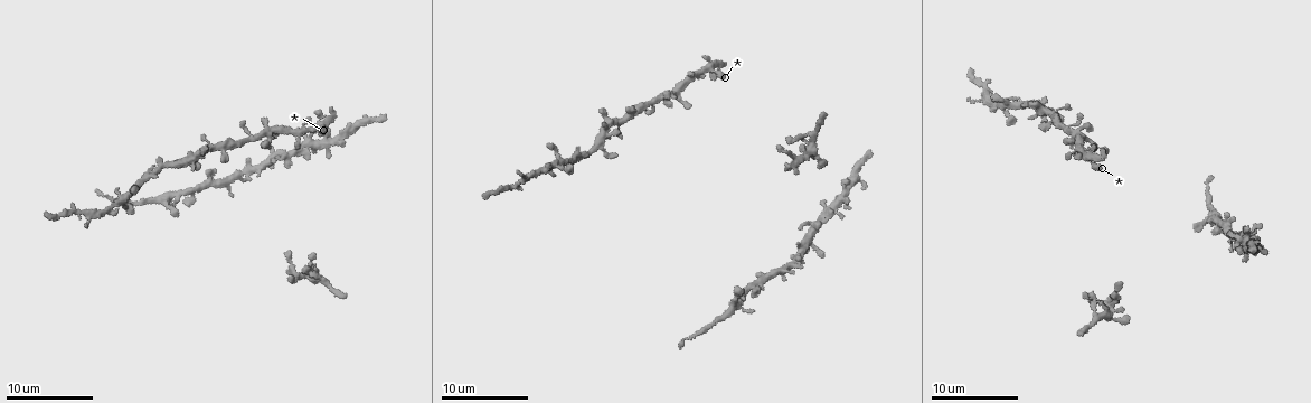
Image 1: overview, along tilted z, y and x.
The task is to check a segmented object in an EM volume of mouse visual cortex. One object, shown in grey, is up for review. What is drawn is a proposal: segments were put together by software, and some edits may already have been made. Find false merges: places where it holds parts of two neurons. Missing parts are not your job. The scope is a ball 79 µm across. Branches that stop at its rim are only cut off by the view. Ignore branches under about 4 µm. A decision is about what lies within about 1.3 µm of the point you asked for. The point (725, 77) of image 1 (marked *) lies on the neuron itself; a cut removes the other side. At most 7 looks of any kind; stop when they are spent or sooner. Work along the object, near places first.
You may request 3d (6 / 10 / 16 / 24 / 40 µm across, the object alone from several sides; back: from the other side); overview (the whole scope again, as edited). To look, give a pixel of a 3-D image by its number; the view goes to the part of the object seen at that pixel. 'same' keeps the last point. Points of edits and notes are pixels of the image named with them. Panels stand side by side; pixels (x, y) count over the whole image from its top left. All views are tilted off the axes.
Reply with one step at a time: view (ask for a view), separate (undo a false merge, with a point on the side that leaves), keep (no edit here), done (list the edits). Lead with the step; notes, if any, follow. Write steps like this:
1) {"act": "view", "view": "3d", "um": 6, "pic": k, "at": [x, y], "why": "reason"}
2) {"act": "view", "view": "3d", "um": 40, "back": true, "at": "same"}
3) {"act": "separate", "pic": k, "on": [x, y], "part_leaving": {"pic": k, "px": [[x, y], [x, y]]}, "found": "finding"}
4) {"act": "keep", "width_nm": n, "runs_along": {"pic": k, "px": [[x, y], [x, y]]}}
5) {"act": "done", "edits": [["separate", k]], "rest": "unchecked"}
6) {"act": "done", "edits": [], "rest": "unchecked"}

{"act": "view", "view": "3d", "um": 10, "pic": 1, "at": [273, 128], "why": "three-way junction"}

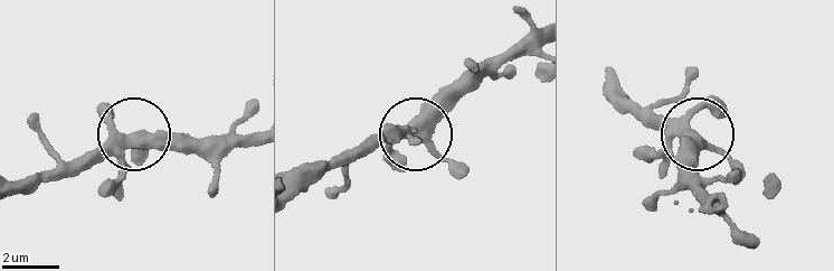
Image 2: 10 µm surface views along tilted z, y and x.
{"act": "view", "view": "3d", "um": 10, "back": true, "pic": 2, "at": [702, 143], "why": "from behind"}

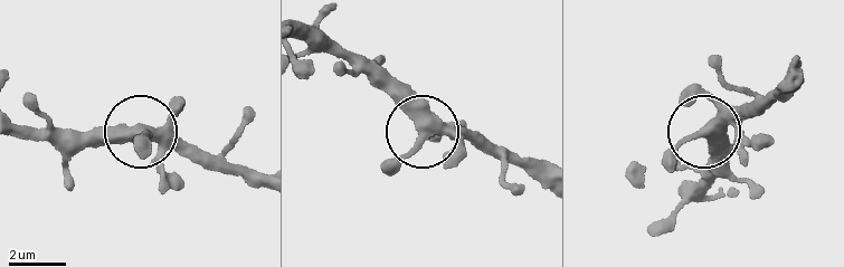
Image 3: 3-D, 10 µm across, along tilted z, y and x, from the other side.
{"act": "keep", "arms": 3, "runs_along": {"pic": 3, "px": [[647, 230], [717, 172], [713, 105], [695, 94], [680, 103]]}, "found": "continuous, no second neuron"}

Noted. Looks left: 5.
{"act": "view", "view": "3d", "um": 6, "pic": 1, "at": [146, 202], "why": "thick turns thin"}

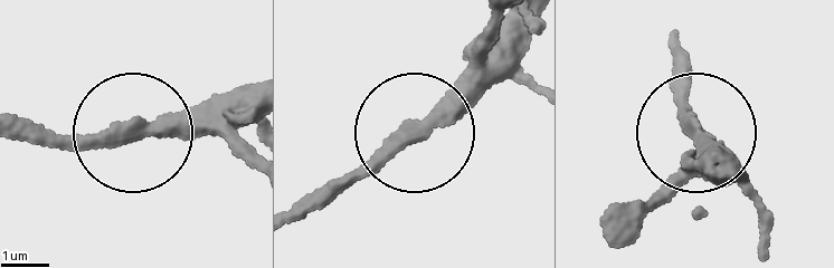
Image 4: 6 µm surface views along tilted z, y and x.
{"act": "keep", "width_nm": 320, "found": "one neuron here"}

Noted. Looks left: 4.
{"act": "view", "view": "3d", "um": 10, "pic": 1, "at": [744, 290], "why": "a narrow waist"}

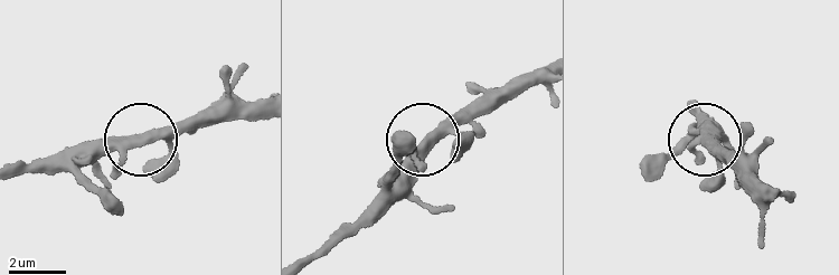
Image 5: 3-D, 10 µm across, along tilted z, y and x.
{"act": "keep", "runs_along": {"pic": 5, "px": [[760, 187], [706, 144], [715, 122]]}, "found": "one neuron here"}

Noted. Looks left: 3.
{"act": "view", "view": "3d", "um": 10, "pic": 1, "at": [338, 139], "why": "looks like a crossing"}

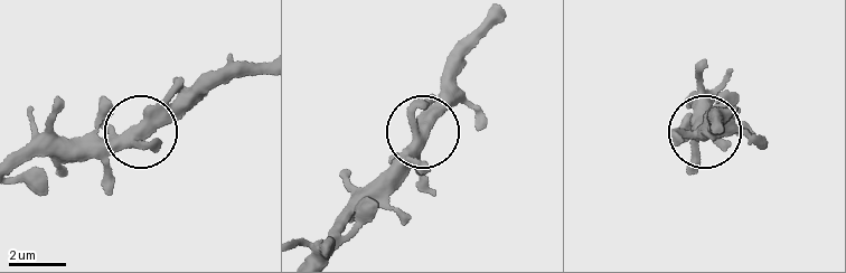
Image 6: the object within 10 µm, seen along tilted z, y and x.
{"act": "keep", "width_nm": 380, "found": "continuous, no second neuron"}

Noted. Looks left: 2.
{"act": "done", "edits": [], "rest": "unchecked"}

